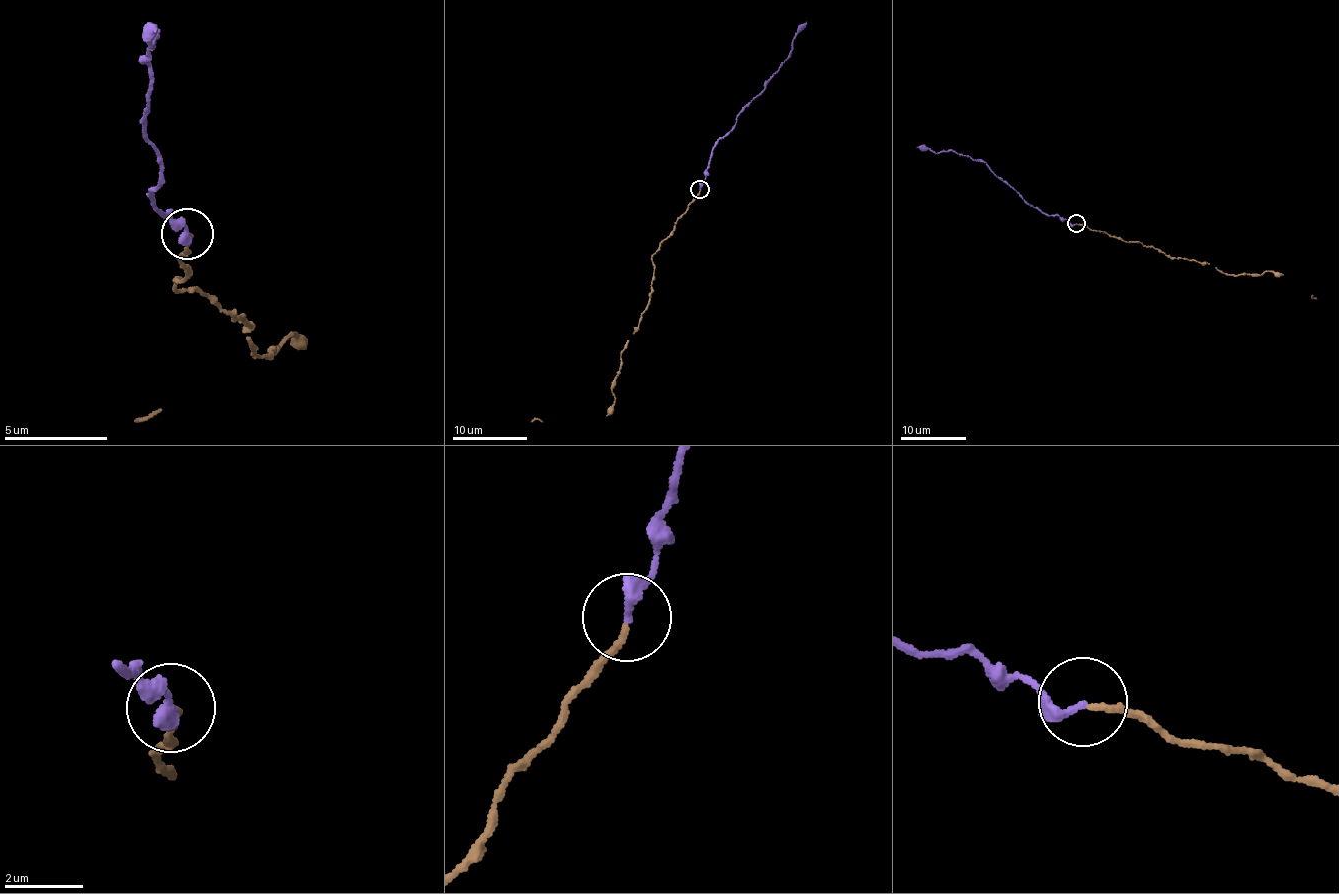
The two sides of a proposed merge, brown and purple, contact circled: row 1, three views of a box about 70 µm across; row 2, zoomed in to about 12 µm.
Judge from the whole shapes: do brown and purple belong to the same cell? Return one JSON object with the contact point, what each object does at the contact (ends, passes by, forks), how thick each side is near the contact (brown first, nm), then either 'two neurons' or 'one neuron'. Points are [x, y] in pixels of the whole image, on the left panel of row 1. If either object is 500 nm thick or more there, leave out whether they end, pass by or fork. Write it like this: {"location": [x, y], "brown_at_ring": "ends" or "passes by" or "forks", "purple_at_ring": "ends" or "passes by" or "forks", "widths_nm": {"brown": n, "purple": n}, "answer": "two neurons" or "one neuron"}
{"location": [187, 233], "brown_at_ring": "ends", "purple_at_ring": "ends", "widths_nm": {"brown": 150, "purple": 240}, "answer": "one neuron"}

